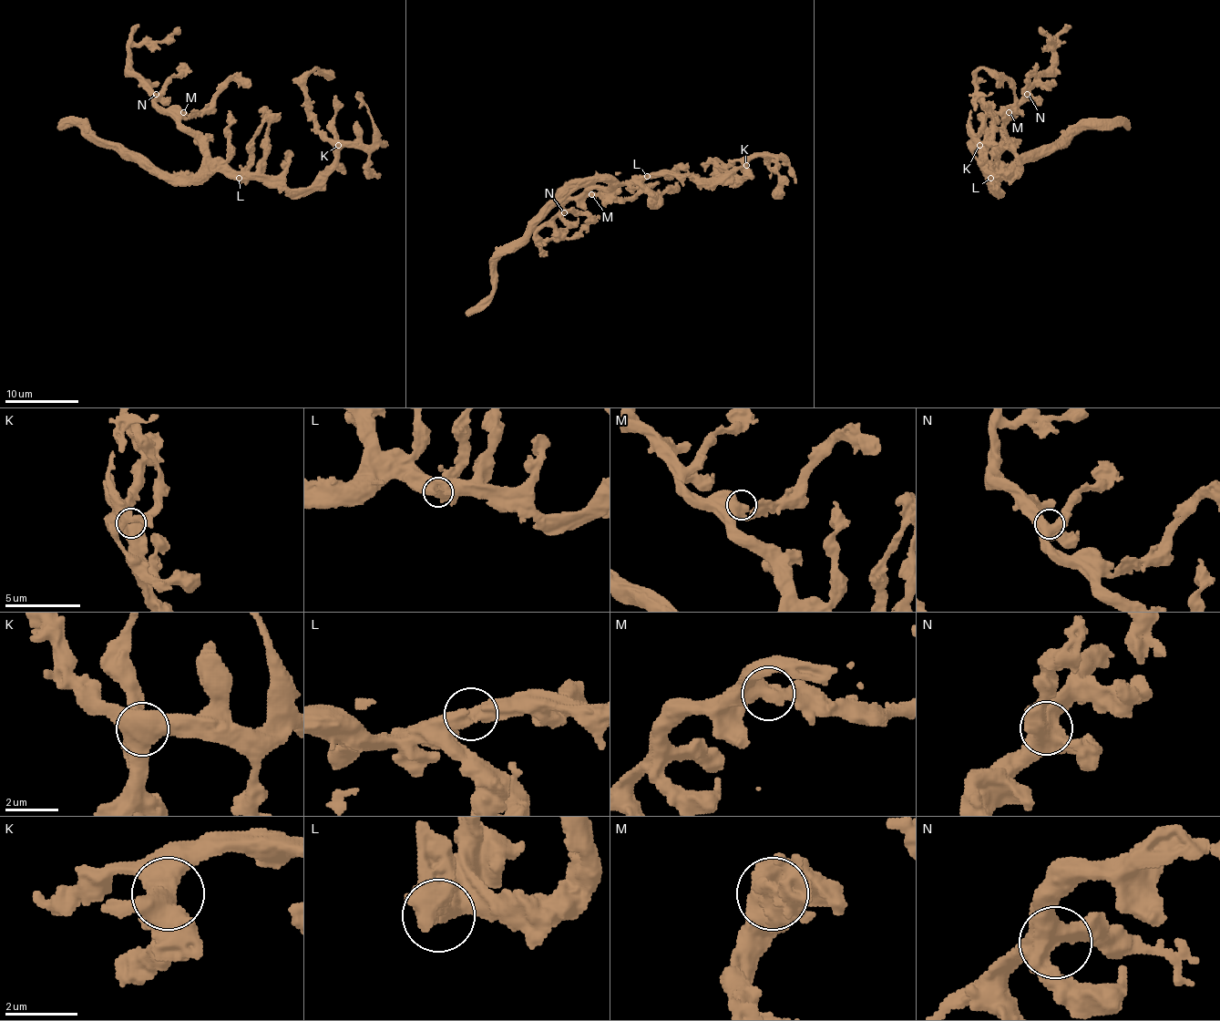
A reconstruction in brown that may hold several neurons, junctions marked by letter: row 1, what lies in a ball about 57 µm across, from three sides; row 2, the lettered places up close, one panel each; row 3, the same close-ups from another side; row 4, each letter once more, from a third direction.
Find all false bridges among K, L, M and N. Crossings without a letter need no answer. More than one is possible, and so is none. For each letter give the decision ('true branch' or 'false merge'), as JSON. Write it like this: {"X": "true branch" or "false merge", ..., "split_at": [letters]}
{"K": "true branch", "L": "true branch", "M": "true branch", "N": "true branch", "split_at": []}

